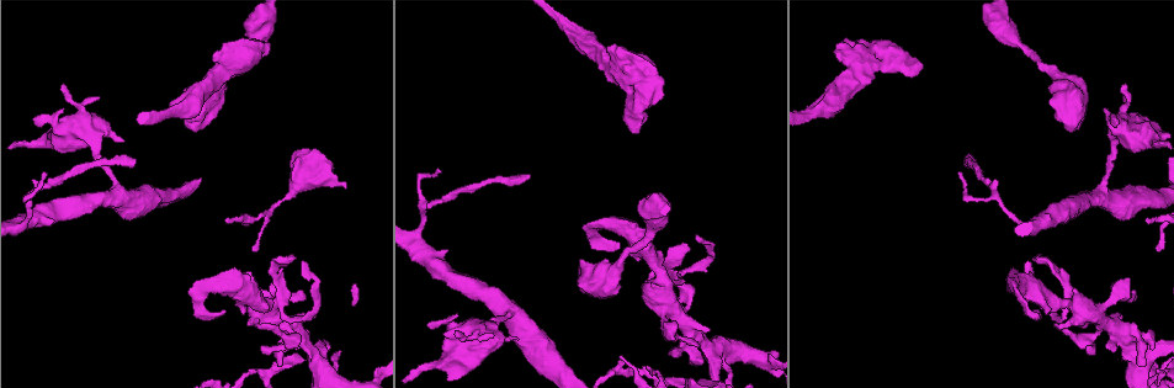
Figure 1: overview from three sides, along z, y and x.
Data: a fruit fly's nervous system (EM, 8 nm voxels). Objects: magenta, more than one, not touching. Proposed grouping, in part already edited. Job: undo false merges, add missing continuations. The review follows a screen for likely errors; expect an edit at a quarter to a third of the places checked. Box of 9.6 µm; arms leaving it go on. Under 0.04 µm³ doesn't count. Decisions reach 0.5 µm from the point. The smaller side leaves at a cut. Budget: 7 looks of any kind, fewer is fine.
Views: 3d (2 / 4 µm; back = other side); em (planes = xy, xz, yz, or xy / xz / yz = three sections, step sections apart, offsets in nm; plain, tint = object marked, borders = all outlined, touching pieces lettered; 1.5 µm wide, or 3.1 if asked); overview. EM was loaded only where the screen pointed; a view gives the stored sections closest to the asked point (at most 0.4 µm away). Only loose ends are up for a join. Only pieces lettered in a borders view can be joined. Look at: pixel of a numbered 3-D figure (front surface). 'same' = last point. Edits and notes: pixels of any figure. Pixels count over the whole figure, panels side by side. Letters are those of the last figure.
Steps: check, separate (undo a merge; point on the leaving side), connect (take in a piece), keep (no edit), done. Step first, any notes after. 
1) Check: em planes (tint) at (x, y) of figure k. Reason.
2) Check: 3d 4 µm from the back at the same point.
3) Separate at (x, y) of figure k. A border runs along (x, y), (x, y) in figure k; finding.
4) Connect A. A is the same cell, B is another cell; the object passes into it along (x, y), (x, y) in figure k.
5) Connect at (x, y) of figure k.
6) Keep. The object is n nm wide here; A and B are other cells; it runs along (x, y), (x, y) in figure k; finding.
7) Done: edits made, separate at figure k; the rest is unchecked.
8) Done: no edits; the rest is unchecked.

Check: em xz step 8 (tint) at (228, 218) of figure 1. Tapers out.

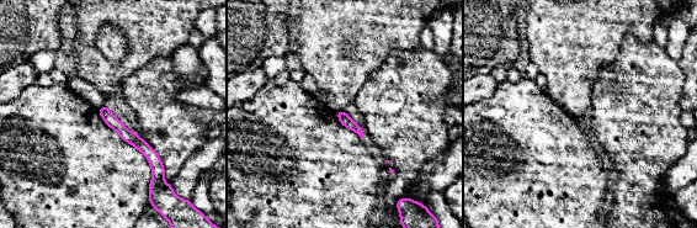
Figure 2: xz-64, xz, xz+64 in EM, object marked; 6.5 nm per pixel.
Check: em xz step 8 (borders) at the same point. See the neighbours.

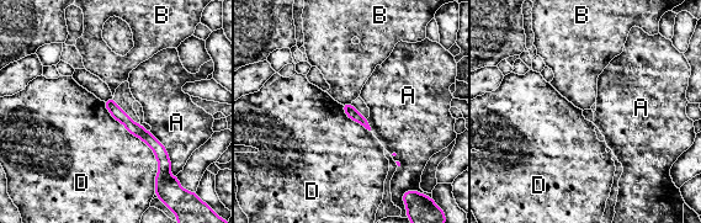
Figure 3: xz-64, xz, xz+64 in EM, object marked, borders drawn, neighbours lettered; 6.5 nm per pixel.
Keep. The longest contact is with D, 650 nm; A, B and D are other cells; it runs along (110, 102), (159, 149), (164, 163) in figure 3; no lettered piece goes on from it.

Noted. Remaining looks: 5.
Check: em planes (plain) at (224, 312) of figure 1. Thin end.

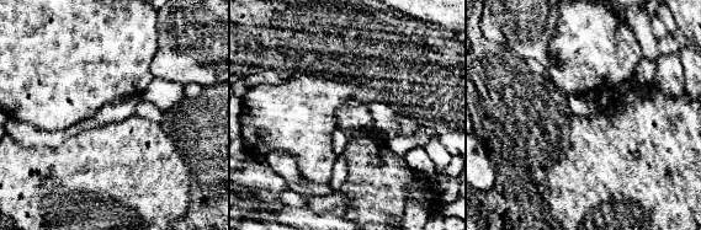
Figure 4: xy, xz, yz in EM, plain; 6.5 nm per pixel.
Check: em planes (borders) at the same point. See the neighbours.

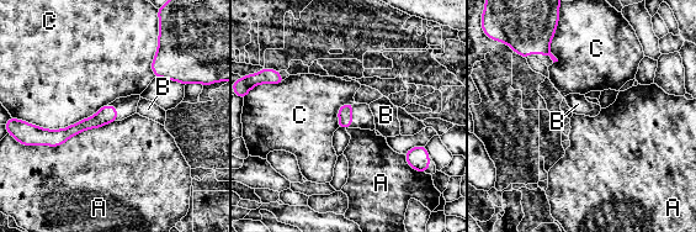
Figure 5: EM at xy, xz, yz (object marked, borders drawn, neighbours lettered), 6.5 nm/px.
Keep. The object is 100 nm wide here; A, B and C are other cells; a border runs along (115, 120), (57, 146), (32, 146) in figure 5; none of them fits.

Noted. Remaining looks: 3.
Check: 3d 4 µm at (42, 171) of figure 1. Thin end.

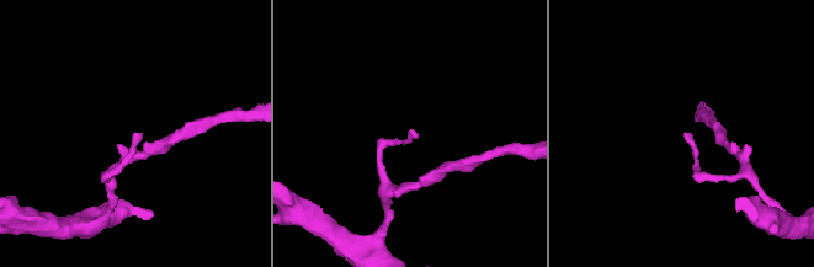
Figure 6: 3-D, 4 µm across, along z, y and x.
Check: em planes (plain) at (687, 135) of figure 6. Shape alone is not enough.

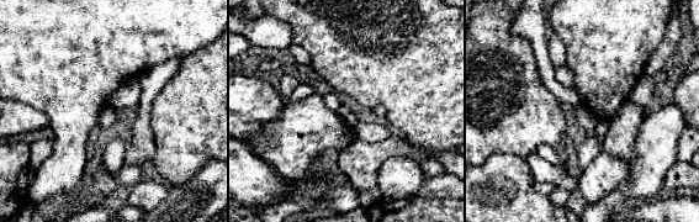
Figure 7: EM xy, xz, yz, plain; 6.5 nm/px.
Check: em planes (borders) at the same point. What lies round it.

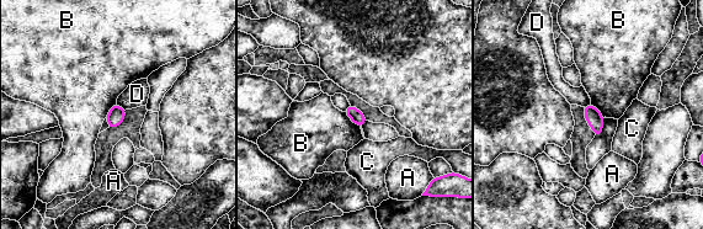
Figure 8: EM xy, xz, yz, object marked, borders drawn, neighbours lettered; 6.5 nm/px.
Keep. A, B, C and D are other cells; a border runs along (344, 112), (360, 127) in figure 8; none of them fits.

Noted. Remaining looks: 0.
Done: no edits; the rest is unchecked.

